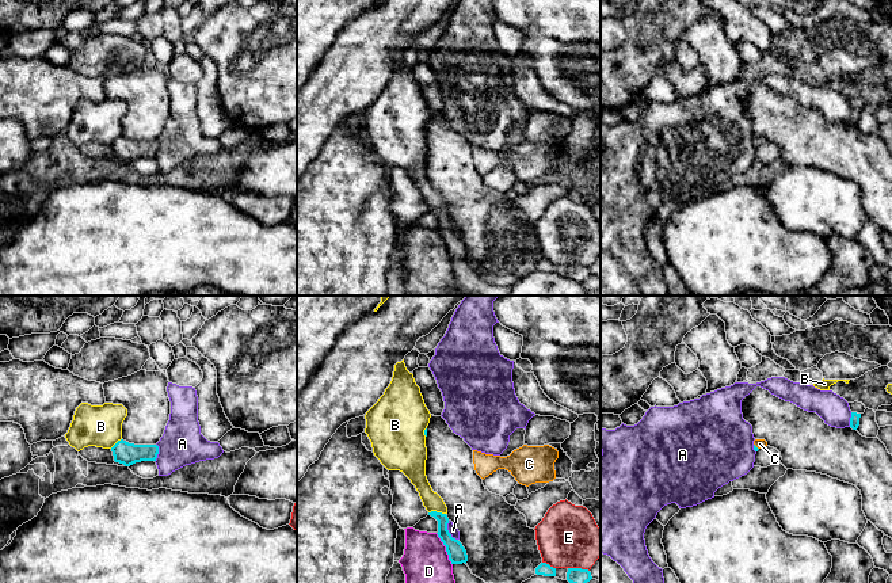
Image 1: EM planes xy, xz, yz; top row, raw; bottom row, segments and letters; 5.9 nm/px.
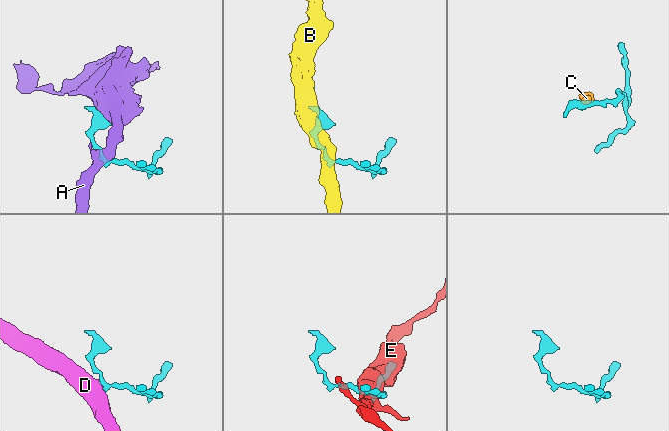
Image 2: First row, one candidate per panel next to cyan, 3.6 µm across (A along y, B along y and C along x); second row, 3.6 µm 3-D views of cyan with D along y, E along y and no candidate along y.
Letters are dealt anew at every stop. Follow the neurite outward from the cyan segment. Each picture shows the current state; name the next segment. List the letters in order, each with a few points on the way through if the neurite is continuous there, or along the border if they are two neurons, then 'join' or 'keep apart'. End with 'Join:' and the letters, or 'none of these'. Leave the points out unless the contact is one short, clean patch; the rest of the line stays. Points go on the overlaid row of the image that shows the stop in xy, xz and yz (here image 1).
A: keep apart
B: keep apart
C: runs through yz (755, 448), (755, 446), (759, 444); join
D: border along xz (435, 533), (445, 547), (452, 564); keep apart
E: keep apart
Join: C

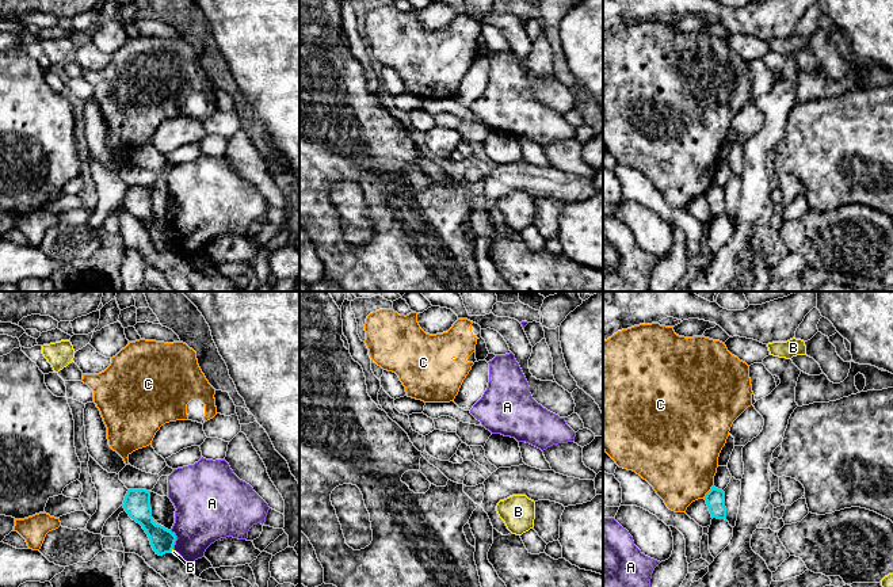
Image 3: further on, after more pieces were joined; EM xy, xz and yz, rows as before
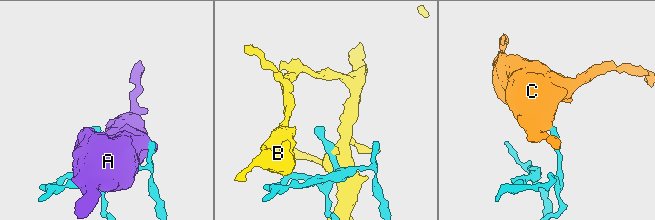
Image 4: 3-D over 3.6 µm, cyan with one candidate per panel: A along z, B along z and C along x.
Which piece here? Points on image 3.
A: keep apart
B: border along xy (172, 548), (170, 552); keep apart
C: border along yz (713, 484), (703, 498); keep apart
Join: none of these

